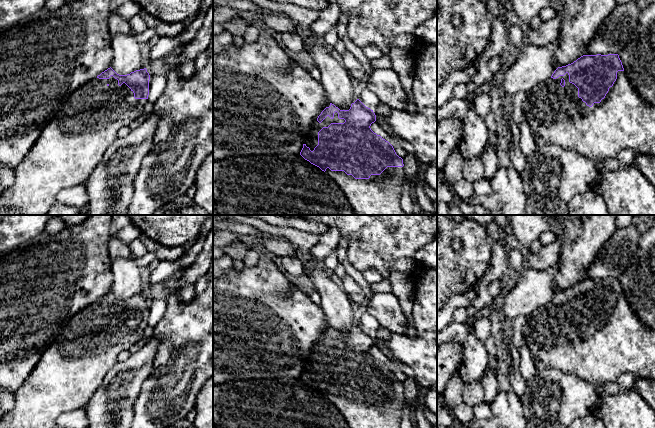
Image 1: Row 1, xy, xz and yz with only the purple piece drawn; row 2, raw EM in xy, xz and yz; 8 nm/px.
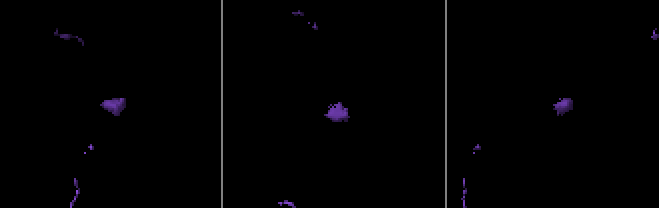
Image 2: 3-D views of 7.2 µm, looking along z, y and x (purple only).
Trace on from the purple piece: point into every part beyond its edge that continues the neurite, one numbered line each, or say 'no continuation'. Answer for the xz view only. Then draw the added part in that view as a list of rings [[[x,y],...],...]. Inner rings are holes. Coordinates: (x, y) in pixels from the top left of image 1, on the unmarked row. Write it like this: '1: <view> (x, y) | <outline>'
1: xz (311, 363) | [[[334,337],[334,342],[331,343],[329,340],[327,340],[321,347],[318,345],[315,345],[312,350],[310,355],[307,357],[304,363],[304,368],[310,372],[311,375],[314,374],[314,372],[318,369],[318,356],[323,352],[323,351],[328,351],[331,347],[344,347],[344,343],[339,343],[338,342],[338,337]]]

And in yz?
1: yz (556, 339) | [[[625,295],[617,296],[617,303],[605,322],[600,327],[594,327],[592,331],[578,321],[578,312],[569,306],[569,299],[566,297],[556,303],[549,302],[527,316],[522,334],[537,369],[556,368],[575,374],[595,387],[616,381],[620,374],[628,372],[637,377],[655,380],[655,330],[647,327],[633,312]]]

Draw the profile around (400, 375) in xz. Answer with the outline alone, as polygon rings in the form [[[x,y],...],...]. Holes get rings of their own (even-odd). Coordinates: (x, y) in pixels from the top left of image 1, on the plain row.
[[[377,346],[372,347],[370,352],[374,357],[380,359],[383,363],[388,365],[393,370],[396,378],[399,381],[403,383],[407,379],[406,374],[403,371],[399,370],[398,367],[395,365],[395,363],[391,359],[386,357]]]

